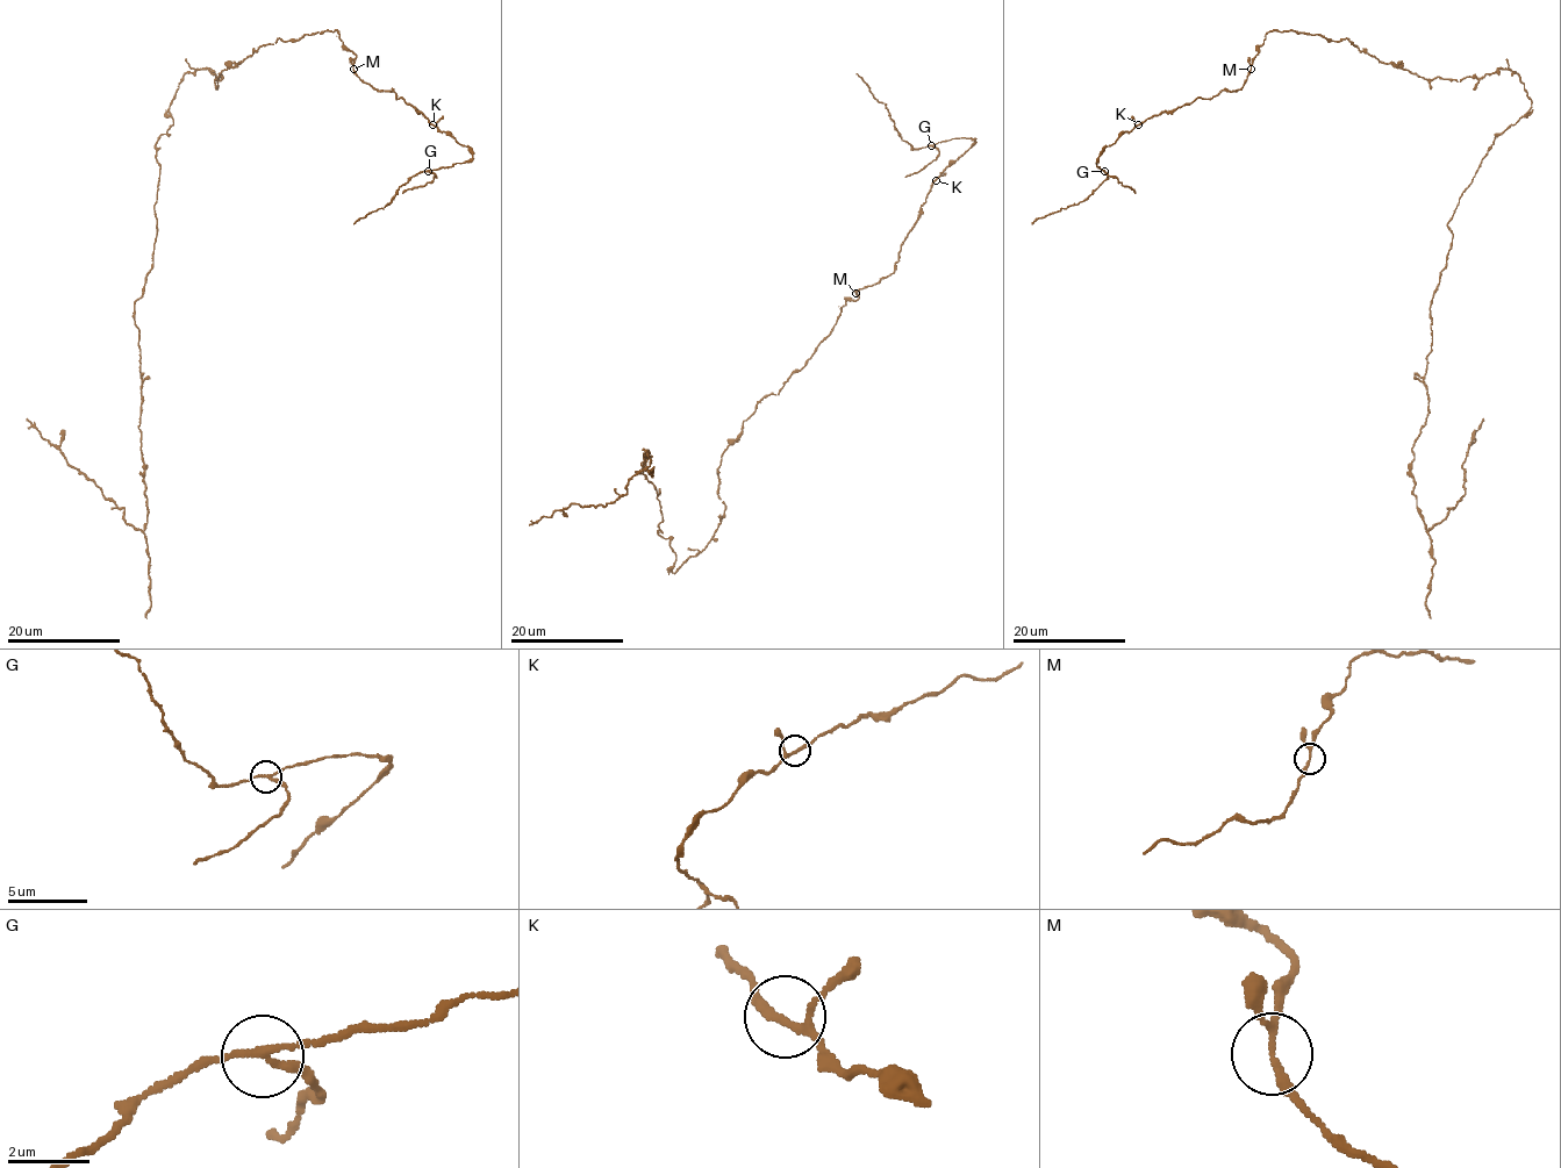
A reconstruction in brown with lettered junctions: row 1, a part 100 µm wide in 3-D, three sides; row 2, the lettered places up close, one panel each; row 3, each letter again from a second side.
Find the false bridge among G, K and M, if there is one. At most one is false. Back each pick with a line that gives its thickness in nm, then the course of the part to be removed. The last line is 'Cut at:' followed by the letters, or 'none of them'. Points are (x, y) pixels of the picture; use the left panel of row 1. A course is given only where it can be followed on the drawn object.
G: calibre 150 nm; course (429, 171), (436, 177), (403, 193)
Cut at: G

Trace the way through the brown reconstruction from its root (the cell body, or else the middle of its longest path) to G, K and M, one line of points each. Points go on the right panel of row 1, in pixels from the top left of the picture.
G: (1494, 72), (1425, 79), (1347, 38), (1272, 30), (1239, 88), (1141, 121), (1104, 148), (1096, 163), (1104, 171)
K: (1494, 72), (1459, 81), (1425, 79), (1381, 63), (1347, 38), (1272, 30), (1239, 88), (1196, 97), (1138, 124)
M: (1494, 72), (1459, 81), (1425, 79), (1381, 63), (1347, 38), (1327, 41), (1293, 30), (1267, 31), (1251, 69)

